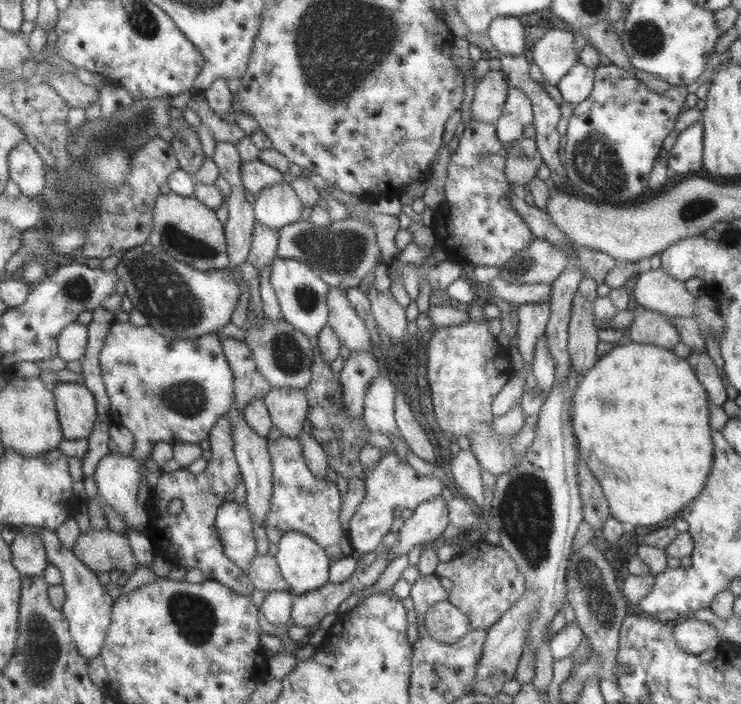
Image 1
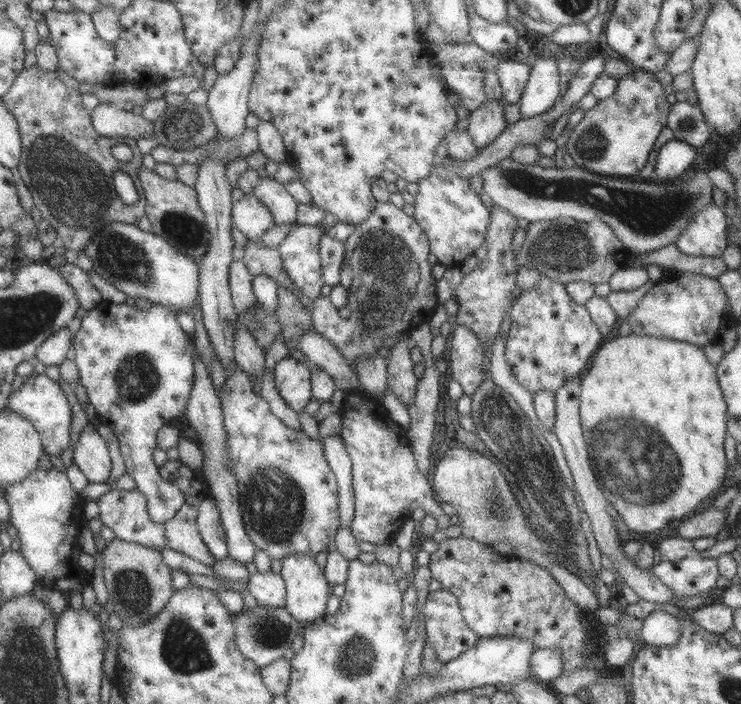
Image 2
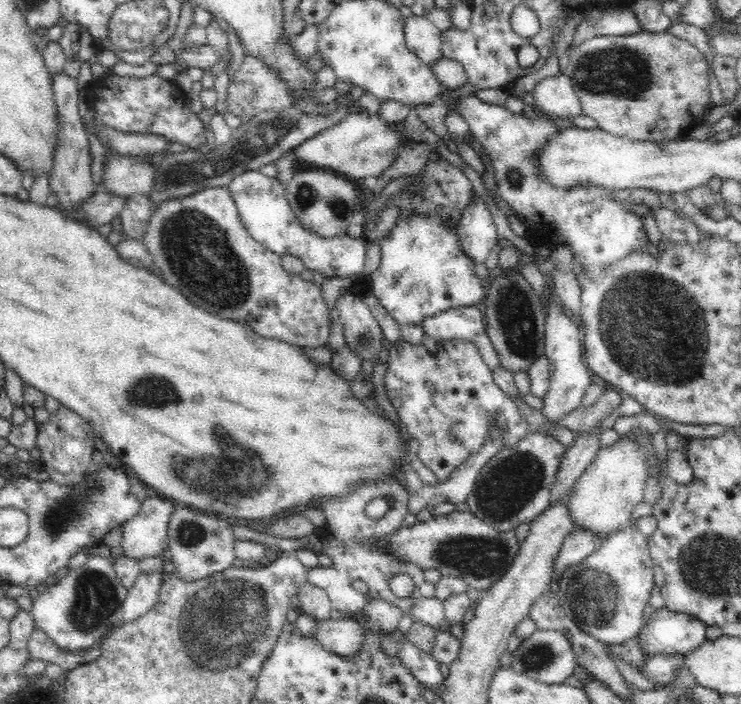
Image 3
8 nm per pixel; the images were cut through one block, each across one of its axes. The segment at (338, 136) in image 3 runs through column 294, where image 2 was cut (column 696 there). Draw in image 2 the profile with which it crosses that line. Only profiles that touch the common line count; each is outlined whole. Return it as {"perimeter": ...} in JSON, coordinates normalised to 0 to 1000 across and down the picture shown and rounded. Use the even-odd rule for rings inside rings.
{"perimeter":[[[912,196],[899,202],[885,219],[881,254],[889,259],[907,259],[928,243],[937,227],[946,219],[942,209]]]}

